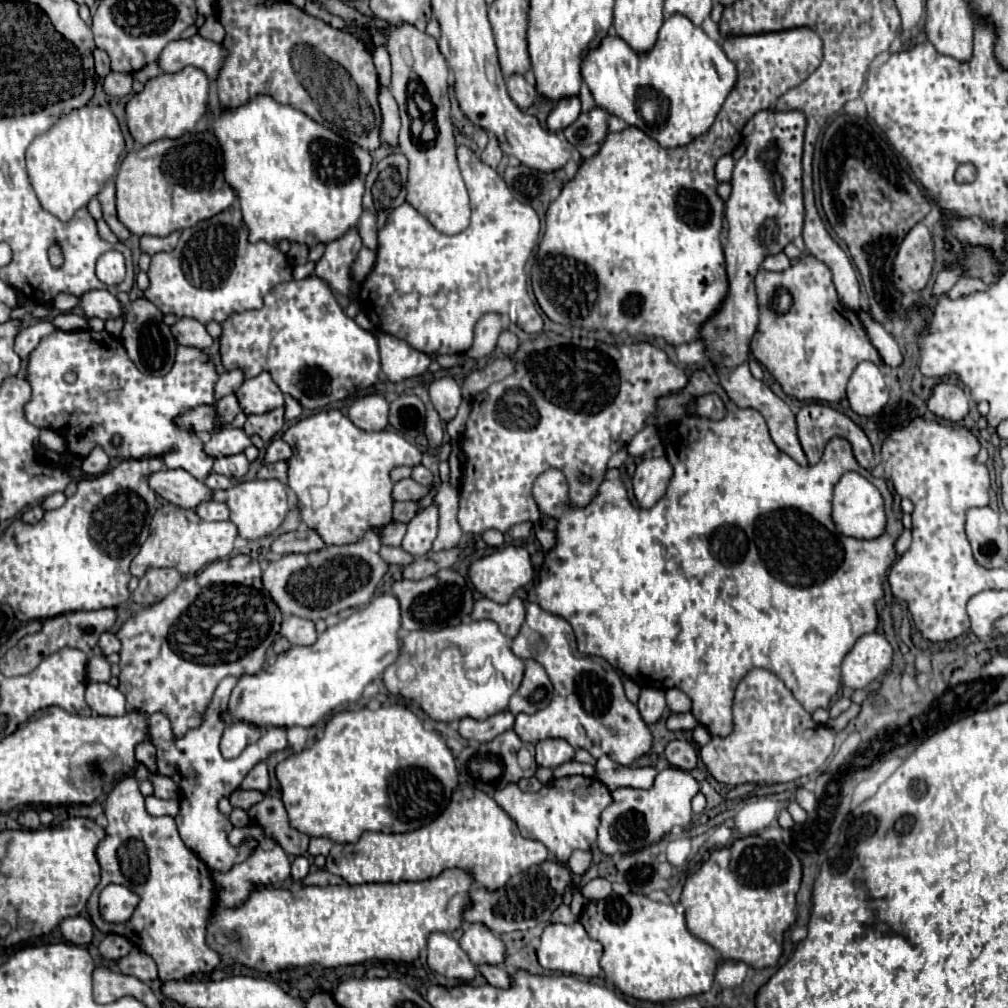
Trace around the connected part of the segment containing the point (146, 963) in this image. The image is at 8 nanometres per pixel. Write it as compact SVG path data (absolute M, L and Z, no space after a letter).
M133 948L129 952L129 956L123 956L121 960L117 960L117 968L119 968L119 972L125 972L127 976L135 976L141 982L157 980L157 966L155 966L155 962L151 960L151 956L147 956L139 948Z

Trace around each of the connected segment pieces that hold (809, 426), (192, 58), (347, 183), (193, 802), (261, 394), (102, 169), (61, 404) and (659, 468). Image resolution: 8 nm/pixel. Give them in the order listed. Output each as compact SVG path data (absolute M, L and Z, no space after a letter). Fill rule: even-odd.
M805 404L805 406L799 410L799 414L797 414L797 434L799 434L799 442L801 442L803 452L805 452L805 456L807 456L807 460L809 460L811 466L819 462L819 458L821 458L827 442L829 442L831 438L835 438L835 436L841 436L841 438L849 440L849 444L853 446L853 452L855 452L855 460L857 460L863 468L867 468L867 470L873 470L873 468L875 468L873 450L871 450L871 444L869 444L867 436L863 434L863 430L861 430L851 418L839 414L837 410L833 410L833 408L825 406L825 404Z
M195 34L193 38L187 40L179 38L169 42L163 48L157 64L161 72L179 72L185 66L197 66L209 76L209 80L215 80L223 60L225 50L219 44Z
M257 96L253 98L249 104L239 106L235 110L223 110L221 118L215 120L215 136L221 142L223 148L223 158L225 158L225 180L237 190L239 194L239 206L243 212L243 220L249 226L249 242L269 242L269 244L277 244L281 240L289 240L289 242L297 242L297 244L305 244L309 248L317 246L317 244L331 244L333 240L339 240L341 236L345 236L345 232L349 232L351 228L357 228L359 220L361 220L361 212L363 212L363 194L365 194L365 176L371 170L371 154L355 144L349 144L347 140L343 140L341 136L337 136L335 132L327 130L325 126L313 122L309 116L305 116L303 112L291 108L291 106L283 106L279 102L275 102L271 96Z
M227 676L219 682L219 686L215 688L215 694L205 710L203 722L201 726L185 732L185 736L175 738L169 718L163 712L151 714L149 716L149 738L157 748L157 764L159 764L159 774L171 776L177 786L181 788L181 796L179 796L179 814L175 816L177 820L177 828L181 834L181 840L185 842L187 848L191 848L211 870L217 872L227 872L231 866L243 862L247 858L245 848L235 848L229 844L227 836L231 832L229 818L225 814L221 814L221 810L217 808L219 800L229 796L231 792L235 792L241 786L241 780L245 778L245 774L261 760L265 760L271 752L275 750L283 750L287 746L285 740L285 728L266 728L267 732L261 736L261 740L255 746L245 748L245 752L237 758L237 760L225 760L219 752L219 740L221 740L221 732L225 722L219 718L219 714L227 708L227 700L229 694L233 690L233 686L237 684L237 678ZM223 820L223 828L215 828L221 826Z
M267 372L245 380L237 390L237 398L241 400L243 414L265 414L277 406L283 406L283 394Z
M87 104L63 116L27 148L27 172L41 206L59 220L69 222L117 174L117 162L123 150L125 138L119 120L107 106Z
M55 330L55 332L51 332L49 336L45 336L45 338L39 342L39 346L37 346L37 348L31 352L31 356L29 356L29 376L27 376L27 380L29 380L31 388L33 388L33 396L31 396L29 404L25 406L25 414L27 414L27 420L29 420L31 424L35 424L37 428L45 428L45 426L47 426L47 428L53 428L53 430L61 432L63 438L67 440L69 452L73 452L75 456L85 458L97 444L99 444L109 456L113 456L113 458L121 458L121 456L123 456L123 458L143 458L143 456L151 456L151 452L157 452L159 456L163 456L163 462L165 462L167 468L183 468L183 470L187 470L191 476L195 476L197 480L205 480L205 478L213 472L213 458L203 452L203 442L201 442L193 432L181 432L181 430L173 424L173 418L175 418L177 414L189 410L189 408L195 408L195 406L201 406L201 404L213 404L213 402L215 402L215 398L213 398L213 386L215 386L217 378L219 378L219 376L217 376L217 372L215 372L213 362L211 362L201 350L197 350L197 348L179 346L179 348L177 348L177 358L175 358L173 370L171 370L169 374L161 376L161 378L149 378L149 376L141 374L141 372L135 368L135 364L133 364L133 362L129 360L129 356L127 356L123 344L121 344L117 338L109 336L105 330L103 330L103 332L93 332L93 330L63 332L63 330ZM115 434L121 436L121 444L119 444L119 446L113 446L113 436L115 436Z
M665 456L643 460L633 474L633 492L641 508L651 508L667 490L673 470Z

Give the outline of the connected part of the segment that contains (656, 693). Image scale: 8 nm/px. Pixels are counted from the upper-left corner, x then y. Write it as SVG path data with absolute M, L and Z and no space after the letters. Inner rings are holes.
M643 688L637 706L639 706L639 714L645 720L645 724L651 726L663 716L663 712L667 708L665 692L659 688Z

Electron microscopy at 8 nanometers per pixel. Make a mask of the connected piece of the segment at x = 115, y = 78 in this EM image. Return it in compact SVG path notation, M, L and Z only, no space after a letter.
M111 72L109 76L105 76L103 80L103 90L109 96L127 96L131 92L131 84L133 84L133 76L131 74L119 74L119 72Z

